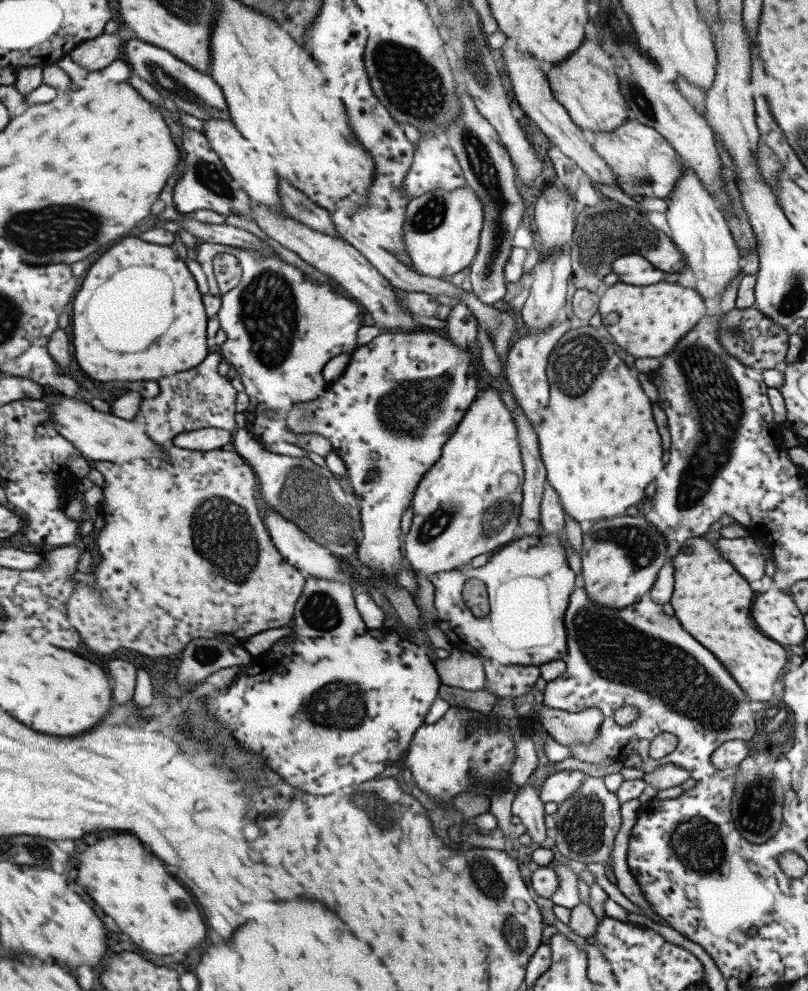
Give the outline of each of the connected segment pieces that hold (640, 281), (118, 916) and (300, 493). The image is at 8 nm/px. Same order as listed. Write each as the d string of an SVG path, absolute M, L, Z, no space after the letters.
M640 255L619 256L611 264L611 272L618 274L620 281L638 286L663 281L666 273L658 270L649 260Z
M110 836L98 840L88 846L78 860L78 884L142 950L158 956L174 952L186 954L206 938L206 924L192 894L170 878L166 866L156 860L138 838Z
M246 427L236 429L232 443L235 451L255 470L262 500L284 518L297 524L313 541L336 557L357 552L363 537L359 508L346 501L346 494L328 467L315 464L308 457L286 456L266 451Z

